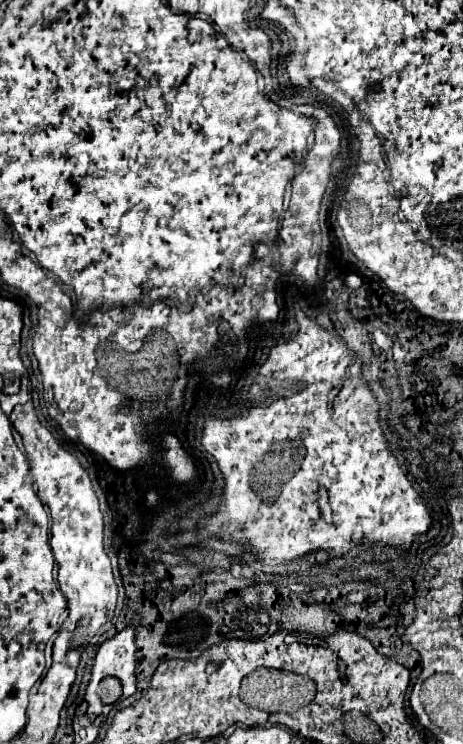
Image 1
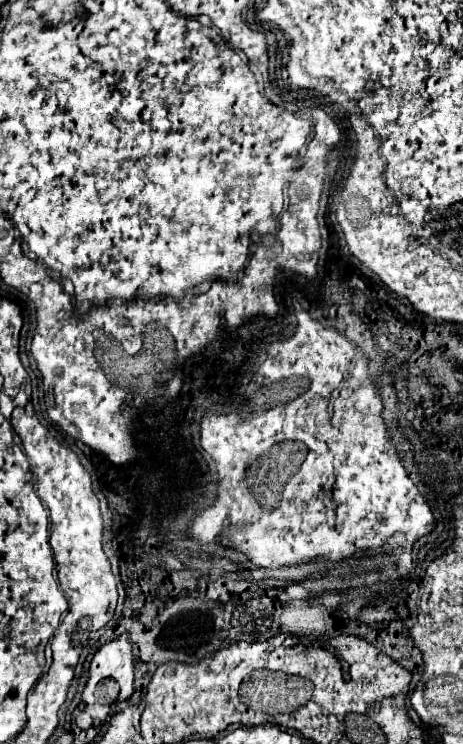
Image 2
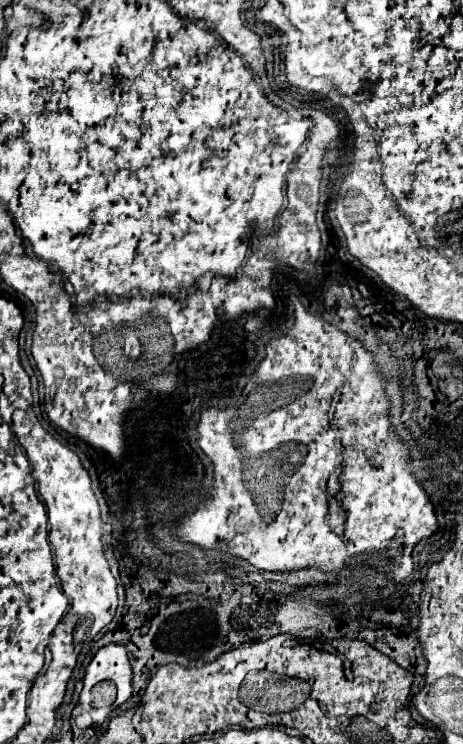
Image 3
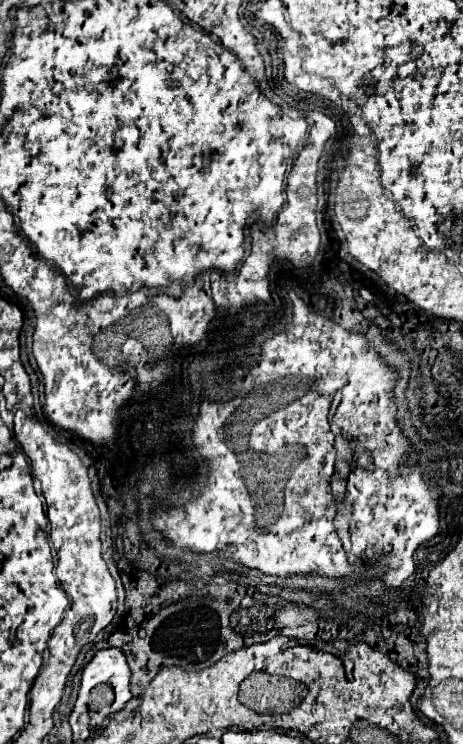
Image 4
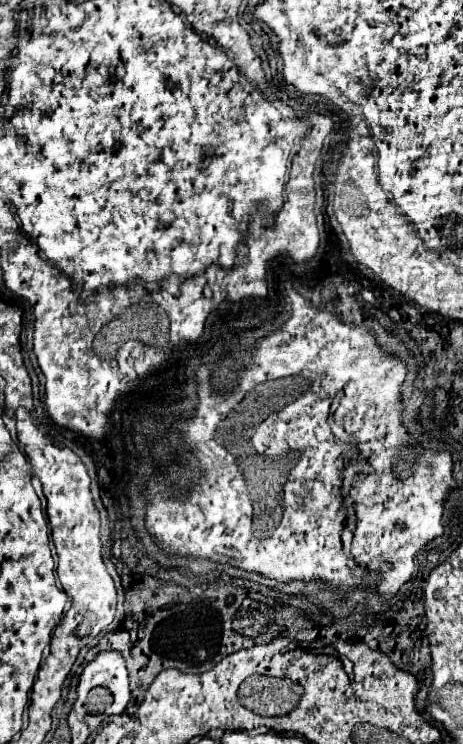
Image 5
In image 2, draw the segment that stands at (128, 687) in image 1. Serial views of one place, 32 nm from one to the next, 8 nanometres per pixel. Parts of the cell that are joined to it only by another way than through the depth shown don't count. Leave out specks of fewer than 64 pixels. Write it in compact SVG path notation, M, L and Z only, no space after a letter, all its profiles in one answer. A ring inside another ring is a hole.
M122 634L118 640L106 642L106 644L94 654L94 658L92 658L92 662L90 662L90 668L88 668L88 680L86 680L86 686L84 686L81 695L81 706L78 706L74 710L73 718L80 712L86 710L91 713L94 720L104 721L100 718L106 717L100 715L101 711L99 711L99 704L96 699L94 699L94 694L92 694L94 688L96 688L96 684L98 684L100 680L104 680L104 678L112 678L112 680L118 682L118 686L120 686L118 702L124 702L124 700L128 700L128 698L132 696L132 692L134 692L134 662L132 662L132 646L130 646L130 638L128 638L128 634Z

